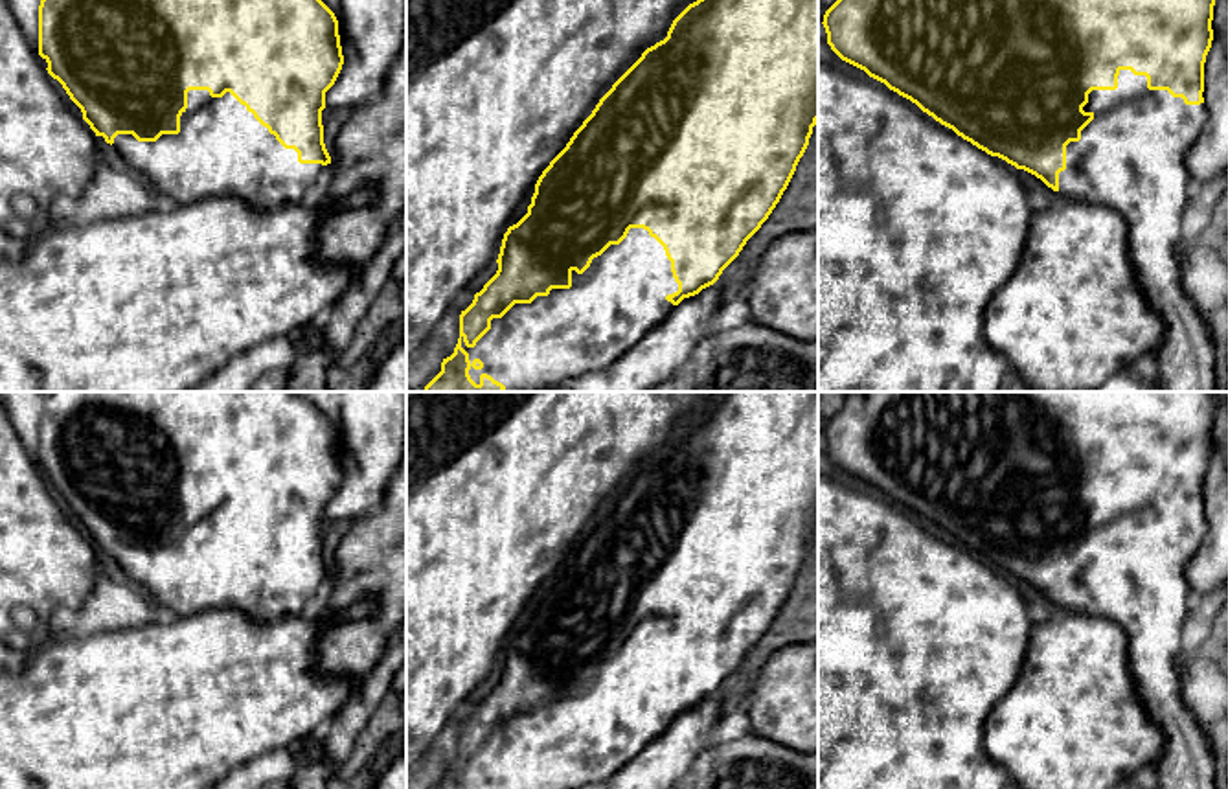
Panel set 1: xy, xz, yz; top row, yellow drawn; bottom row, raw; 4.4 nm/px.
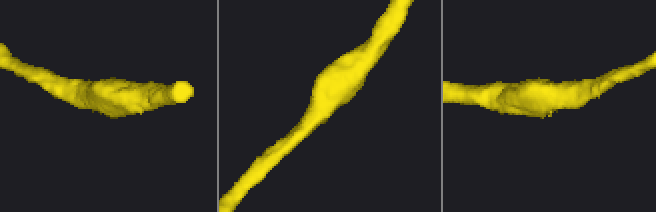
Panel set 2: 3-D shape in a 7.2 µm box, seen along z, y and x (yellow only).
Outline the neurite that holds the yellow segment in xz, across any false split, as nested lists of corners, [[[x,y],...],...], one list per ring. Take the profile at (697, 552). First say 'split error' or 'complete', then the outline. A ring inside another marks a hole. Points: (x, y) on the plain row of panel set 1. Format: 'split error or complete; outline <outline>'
split error; outline [[[721,392],[689,416],[671,436],[667,449],[642,469],[599,511],[566,559],[535,596],[528,625],[507,640],[498,666],[498,682],[460,726],[454,765],[436,789],[575,789],[618,772],[647,743],[656,739],[684,710],[713,697],[739,668],[746,653],[768,631],[787,601],[818,533],[818,392]]]

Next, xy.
split error; outline [[[42,392],[39,417],[39,467],[81,520],[90,541],[153,598],[171,618],[188,618],[208,609],[233,609],[254,620],[272,622],[300,614],[320,583],[331,576],[324,555],[322,522],[325,504],[335,497],[342,476],[338,432],[335,425],[298,392]]]

